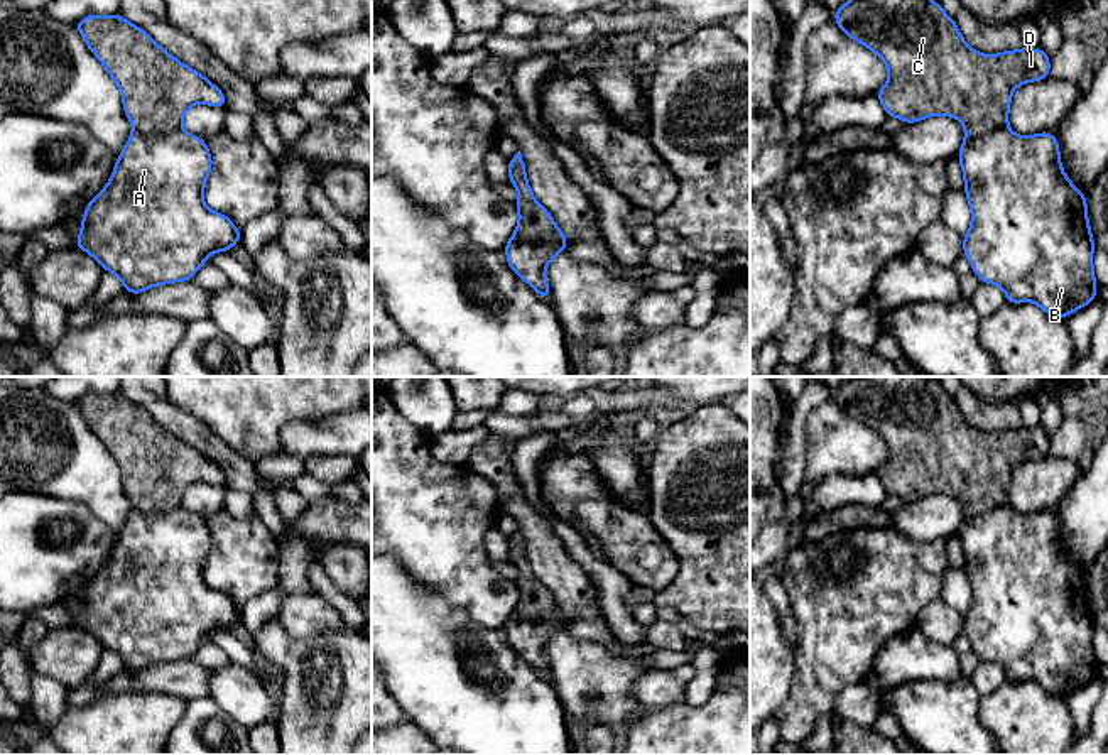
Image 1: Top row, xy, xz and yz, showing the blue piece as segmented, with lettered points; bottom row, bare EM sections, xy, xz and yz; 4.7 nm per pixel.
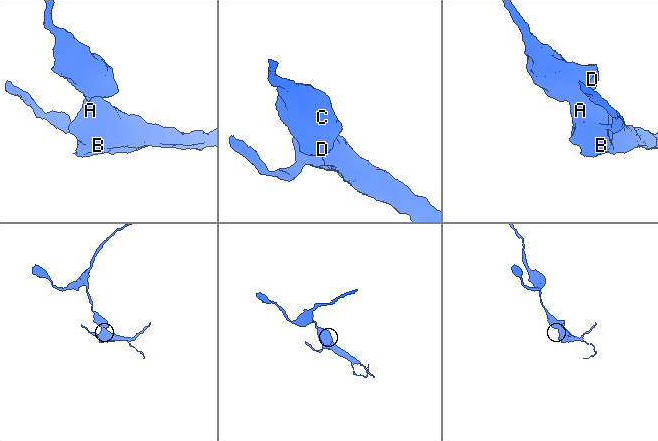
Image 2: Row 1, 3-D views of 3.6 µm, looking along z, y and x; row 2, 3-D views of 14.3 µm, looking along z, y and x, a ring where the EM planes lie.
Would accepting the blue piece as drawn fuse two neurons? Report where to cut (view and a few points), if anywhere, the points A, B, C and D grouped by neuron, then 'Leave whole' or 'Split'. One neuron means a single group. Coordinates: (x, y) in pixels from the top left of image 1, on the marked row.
Split along xy (179, 127), (162, 134), (141, 134), (134, 130). Groups: A B / C D. Split

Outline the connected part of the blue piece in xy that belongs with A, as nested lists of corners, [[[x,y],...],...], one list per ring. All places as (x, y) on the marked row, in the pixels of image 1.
[[[182,128],[164,135],[144,135],[133,130],[117,157],[110,181],[90,199],[74,245],[90,253],[106,272],[118,275],[123,292],[140,294],[155,285],[187,282],[211,253],[230,253],[230,248],[243,238],[226,215],[204,204],[203,191],[211,169],[211,154],[201,137]]]

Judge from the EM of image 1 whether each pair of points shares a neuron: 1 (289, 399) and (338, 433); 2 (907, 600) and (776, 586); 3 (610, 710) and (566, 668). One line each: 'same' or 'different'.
1: different
2: different
3: same

